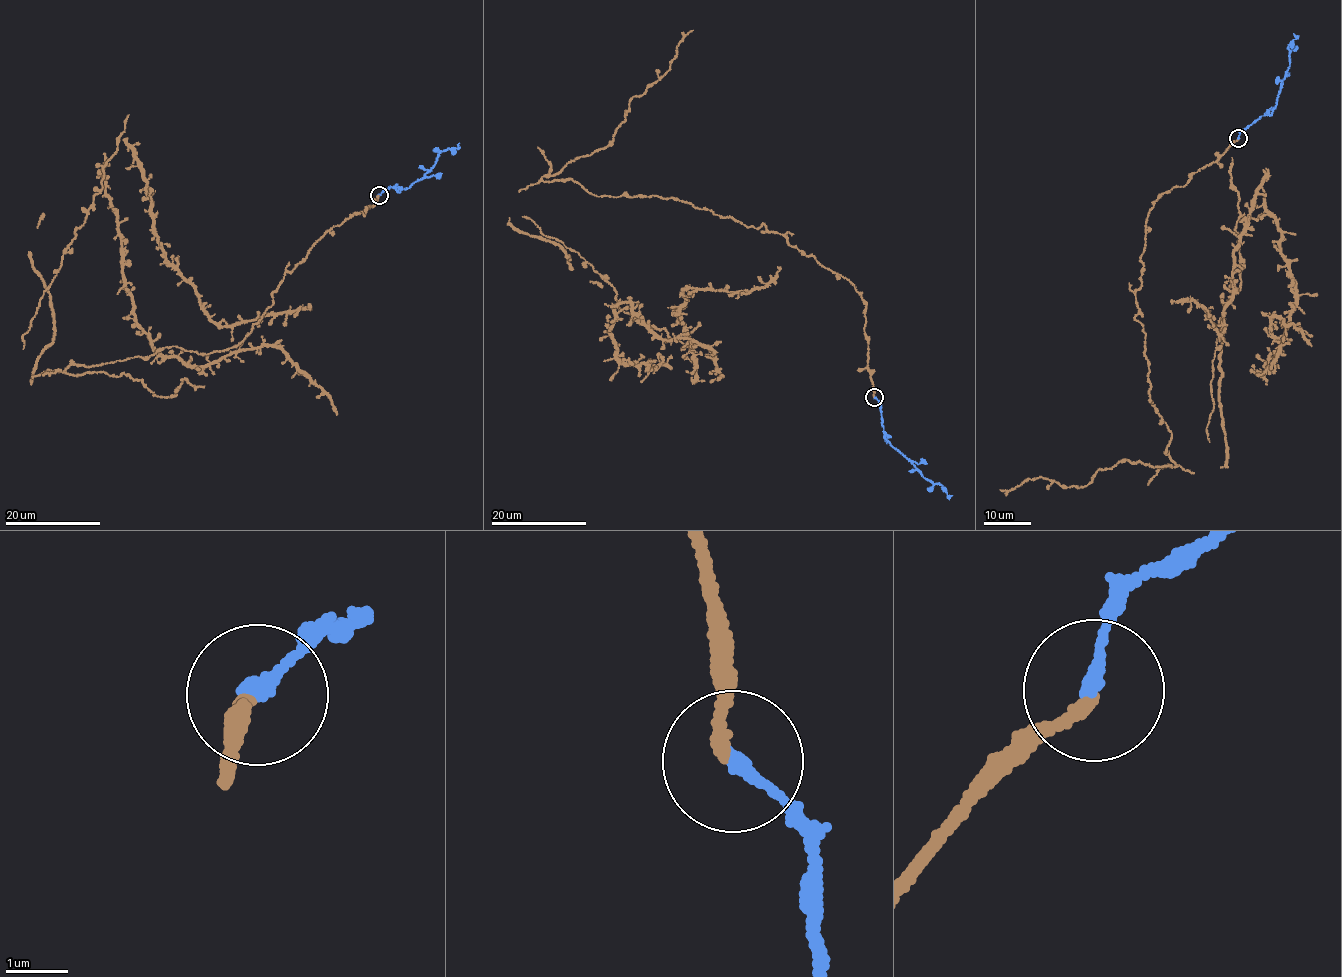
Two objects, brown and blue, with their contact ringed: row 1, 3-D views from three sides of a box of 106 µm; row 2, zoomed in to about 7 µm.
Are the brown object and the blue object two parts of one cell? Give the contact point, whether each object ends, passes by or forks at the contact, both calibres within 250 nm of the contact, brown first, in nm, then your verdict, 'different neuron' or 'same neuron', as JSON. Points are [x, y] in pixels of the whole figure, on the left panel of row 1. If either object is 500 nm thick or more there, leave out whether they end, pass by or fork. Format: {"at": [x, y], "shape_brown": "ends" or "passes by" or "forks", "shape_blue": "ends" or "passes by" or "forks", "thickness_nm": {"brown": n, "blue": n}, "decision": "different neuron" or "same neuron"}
{"at": [379, 195], "shape_brown": "ends", "shape_blue": "ends", "thickness_nm": {"brown": 200, "blue": 240}, "decision": "same neuron"}

